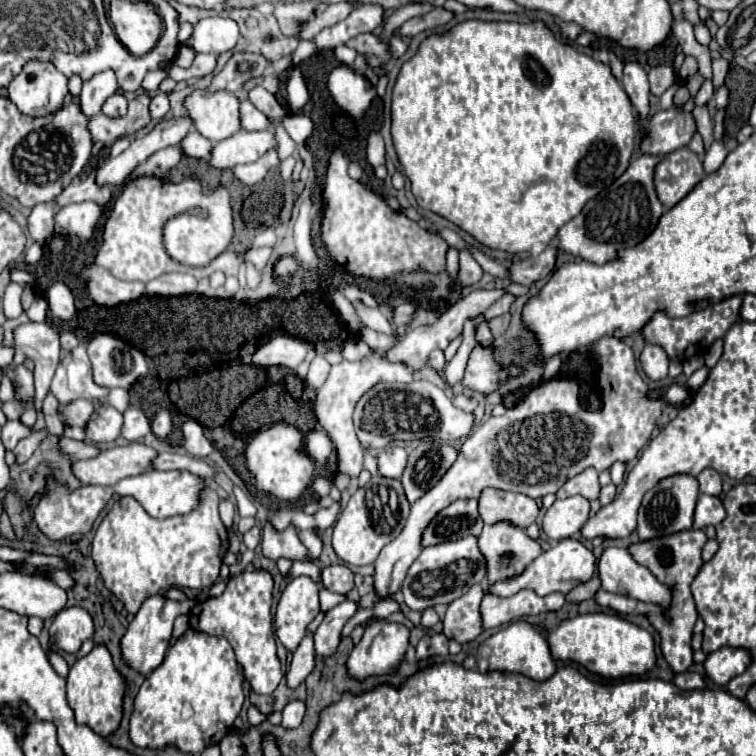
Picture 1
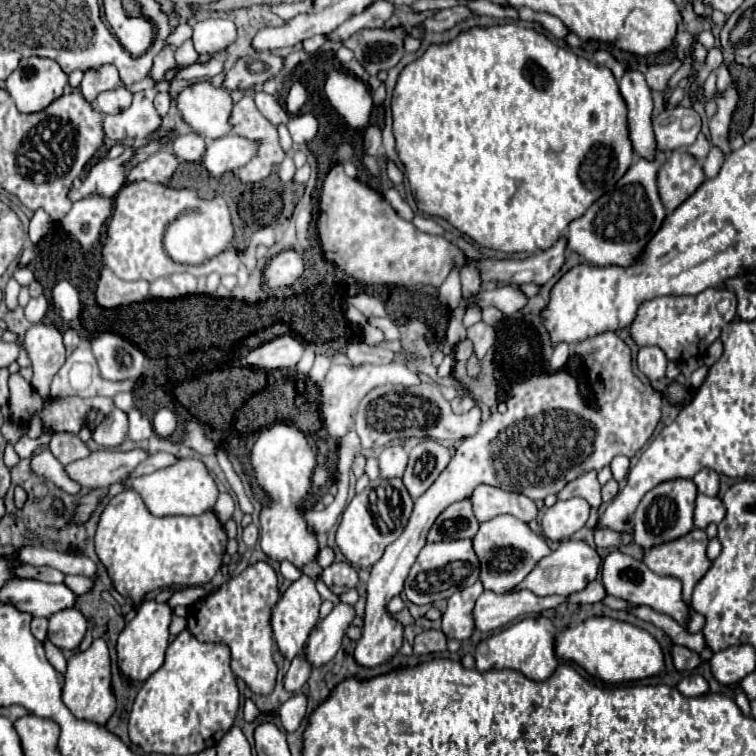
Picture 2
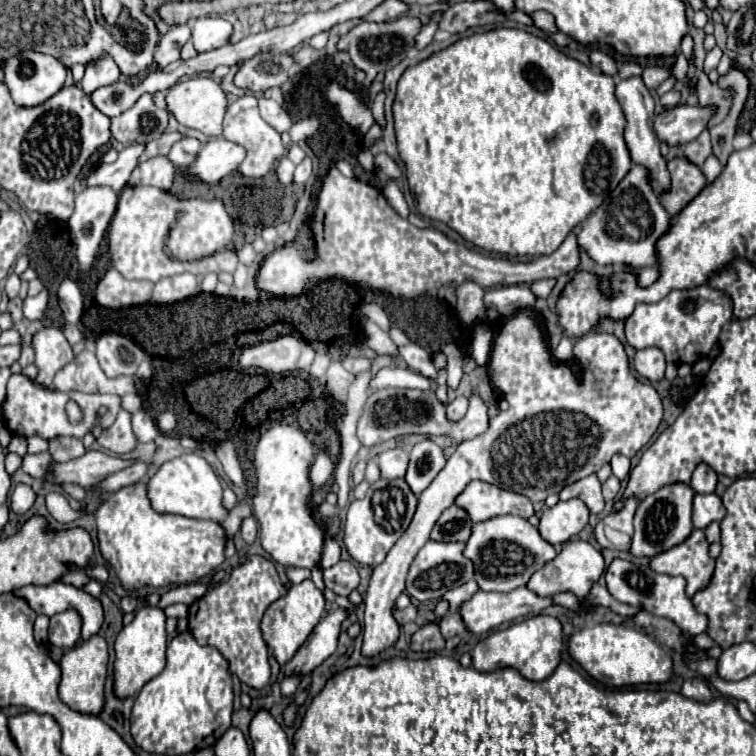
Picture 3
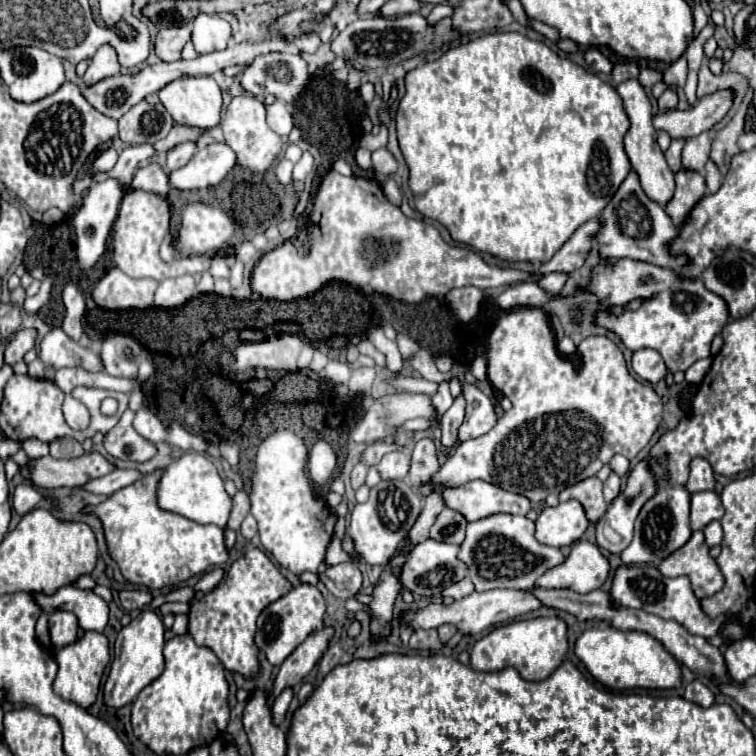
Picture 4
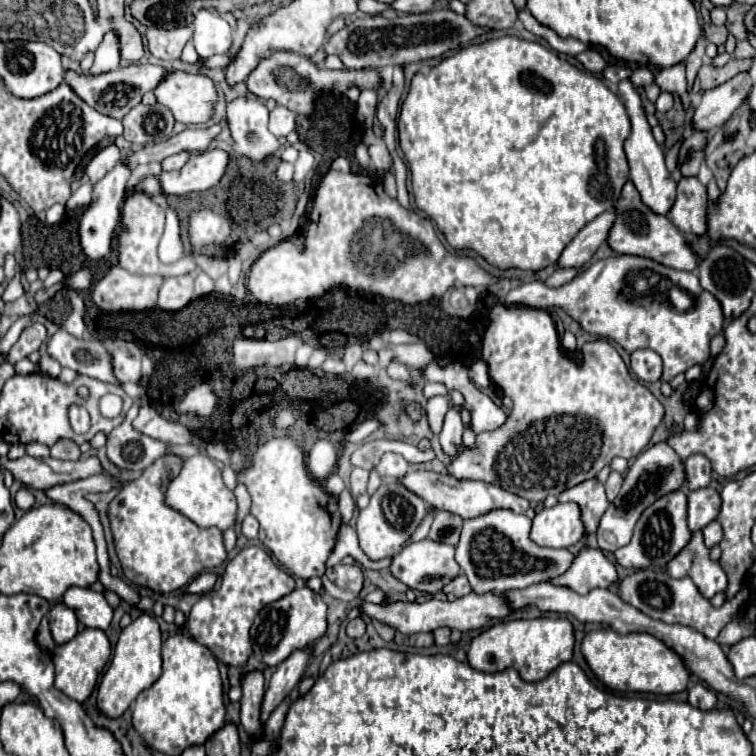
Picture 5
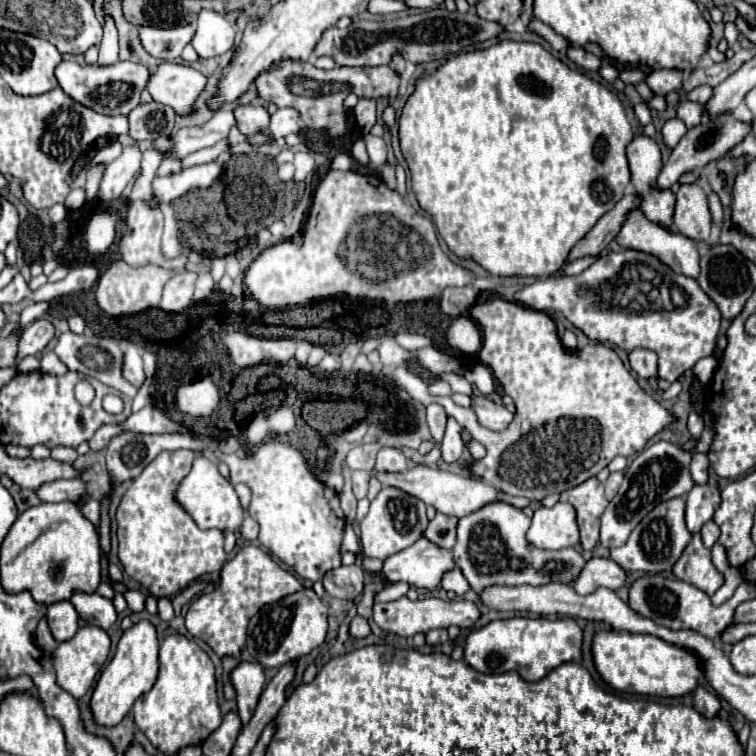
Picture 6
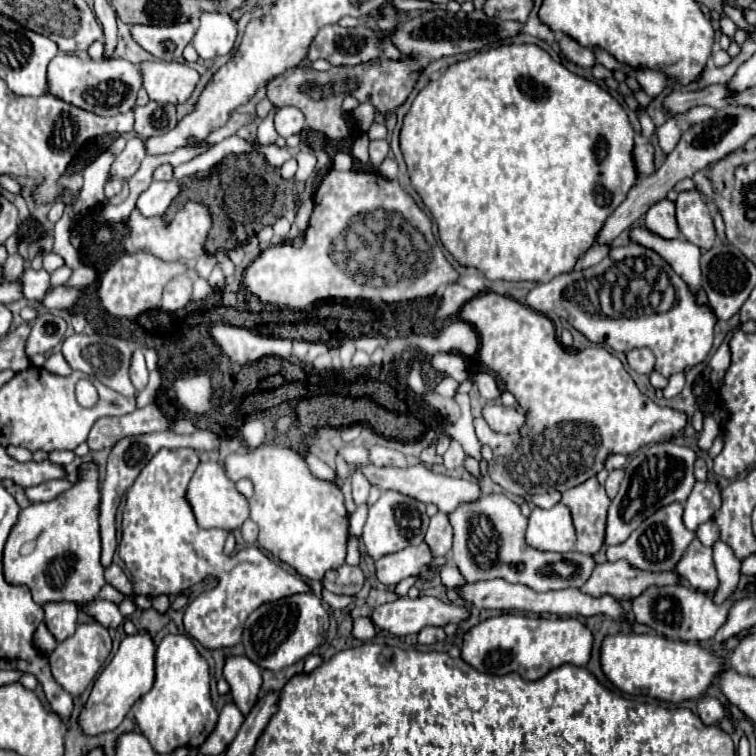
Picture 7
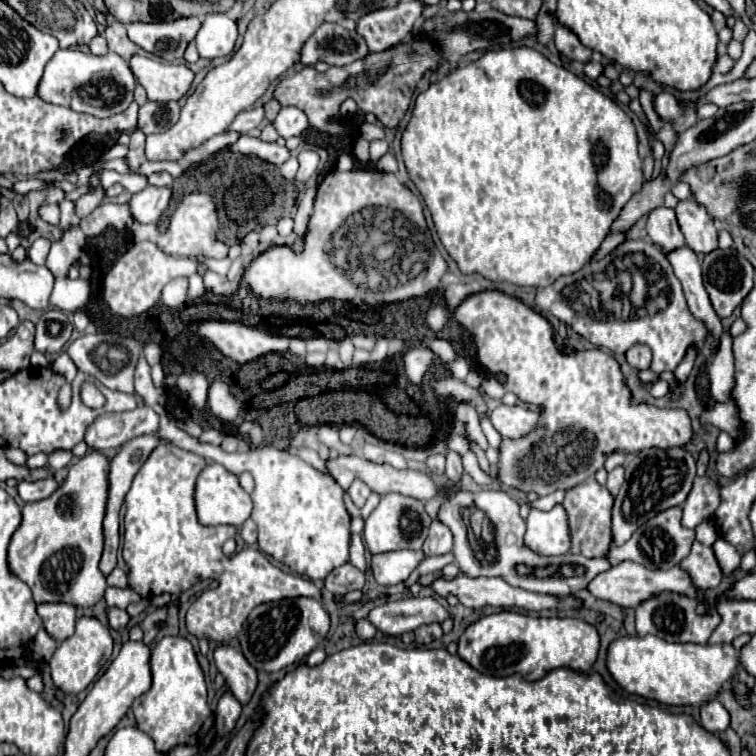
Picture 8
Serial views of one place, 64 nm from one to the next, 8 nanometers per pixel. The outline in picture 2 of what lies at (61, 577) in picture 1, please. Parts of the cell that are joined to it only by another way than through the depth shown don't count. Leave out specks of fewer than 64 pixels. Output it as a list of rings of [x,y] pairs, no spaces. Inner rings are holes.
[[[66,576],[64,584],[74,590],[76,594],[88,594],[94,590],[94,580],[86,578],[86,576]]]

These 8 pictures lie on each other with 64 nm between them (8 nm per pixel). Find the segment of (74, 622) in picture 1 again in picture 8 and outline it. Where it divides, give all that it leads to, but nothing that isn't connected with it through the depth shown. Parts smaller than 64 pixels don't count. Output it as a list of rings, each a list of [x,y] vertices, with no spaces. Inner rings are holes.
[[[38,604],[38,616],[44,622],[44,630],[58,644],[74,634],[76,608],[72,604]]]

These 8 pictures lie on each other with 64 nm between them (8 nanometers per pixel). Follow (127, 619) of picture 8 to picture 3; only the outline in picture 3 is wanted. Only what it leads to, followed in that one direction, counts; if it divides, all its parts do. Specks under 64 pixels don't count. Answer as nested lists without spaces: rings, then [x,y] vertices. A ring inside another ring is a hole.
[[[54,582],[50,586],[24,586],[20,590],[14,590],[14,594],[24,598],[30,608],[36,610],[36,614],[54,616],[56,612],[76,610],[82,618],[84,640],[96,634],[104,624],[104,610],[100,600],[70,584]]]

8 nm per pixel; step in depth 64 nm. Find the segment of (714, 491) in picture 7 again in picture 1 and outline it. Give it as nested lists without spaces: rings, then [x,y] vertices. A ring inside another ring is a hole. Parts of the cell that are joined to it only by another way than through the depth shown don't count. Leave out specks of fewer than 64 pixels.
[[[700,494],[698,496],[698,504],[696,504],[696,512],[694,512],[694,528],[706,528],[710,524],[720,524],[726,516],[724,504],[720,498],[708,496],[708,494]]]

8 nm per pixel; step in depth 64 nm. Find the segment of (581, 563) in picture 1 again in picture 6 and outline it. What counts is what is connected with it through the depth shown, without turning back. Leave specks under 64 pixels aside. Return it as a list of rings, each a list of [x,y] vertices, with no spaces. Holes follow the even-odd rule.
[[[590,558],[580,574],[580,578],[572,584],[578,594],[592,594],[596,588],[620,590],[626,586],[626,570],[616,566],[610,558]]]

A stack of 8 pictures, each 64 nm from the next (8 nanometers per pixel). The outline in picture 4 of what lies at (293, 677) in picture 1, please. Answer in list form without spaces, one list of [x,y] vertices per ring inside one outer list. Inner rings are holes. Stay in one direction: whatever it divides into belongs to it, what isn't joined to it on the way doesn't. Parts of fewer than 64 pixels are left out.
[[[288,688],[288,690],[284,690],[284,692],[276,698],[276,702],[274,702],[274,706],[272,706],[272,722],[274,722],[276,726],[280,726],[282,720],[286,718],[286,712],[288,712],[288,706],[290,706],[290,702],[292,702],[292,696],[294,696],[294,692],[292,692],[292,688]]]

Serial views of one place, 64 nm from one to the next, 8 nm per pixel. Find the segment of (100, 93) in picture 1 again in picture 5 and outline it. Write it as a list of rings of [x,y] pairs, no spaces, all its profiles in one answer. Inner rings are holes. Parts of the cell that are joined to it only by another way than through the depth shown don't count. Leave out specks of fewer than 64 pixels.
[[[108,32],[102,40],[102,44],[96,50],[96,60],[94,66],[90,68],[92,74],[102,74],[108,70],[116,70],[120,66],[120,48],[118,48],[118,38],[114,32]]]

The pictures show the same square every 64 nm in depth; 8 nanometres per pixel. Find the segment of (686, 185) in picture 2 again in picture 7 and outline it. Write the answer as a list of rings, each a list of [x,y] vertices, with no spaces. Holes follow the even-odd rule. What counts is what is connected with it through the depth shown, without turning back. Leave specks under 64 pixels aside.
[[[698,190],[678,194],[676,220],[684,240],[700,246],[700,250],[710,250],[714,246],[716,232],[710,216],[710,206],[704,202]]]

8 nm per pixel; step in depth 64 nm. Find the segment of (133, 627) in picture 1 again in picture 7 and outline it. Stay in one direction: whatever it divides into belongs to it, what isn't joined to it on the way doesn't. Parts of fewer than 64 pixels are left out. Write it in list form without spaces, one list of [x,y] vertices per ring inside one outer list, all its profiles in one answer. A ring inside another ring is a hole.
[[[148,634],[126,636],[122,640],[116,656],[94,682],[88,702],[84,704],[84,708],[78,716],[78,724],[86,736],[98,736],[102,732],[114,730],[124,720],[124,716],[128,714],[132,704],[152,688],[152,684],[154,684],[154,652],[156,652],[156,646]]]

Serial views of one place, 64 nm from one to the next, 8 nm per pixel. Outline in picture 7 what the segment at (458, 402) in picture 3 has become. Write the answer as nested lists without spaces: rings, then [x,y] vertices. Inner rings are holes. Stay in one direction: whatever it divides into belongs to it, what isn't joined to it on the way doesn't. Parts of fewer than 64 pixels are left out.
[[[452,440],[448,452],[444,454],[444,466],[452,470],[452,468],[460,466],[462,462],[464,462],[464,450],[462,450],[462,446],[456,440]]]

